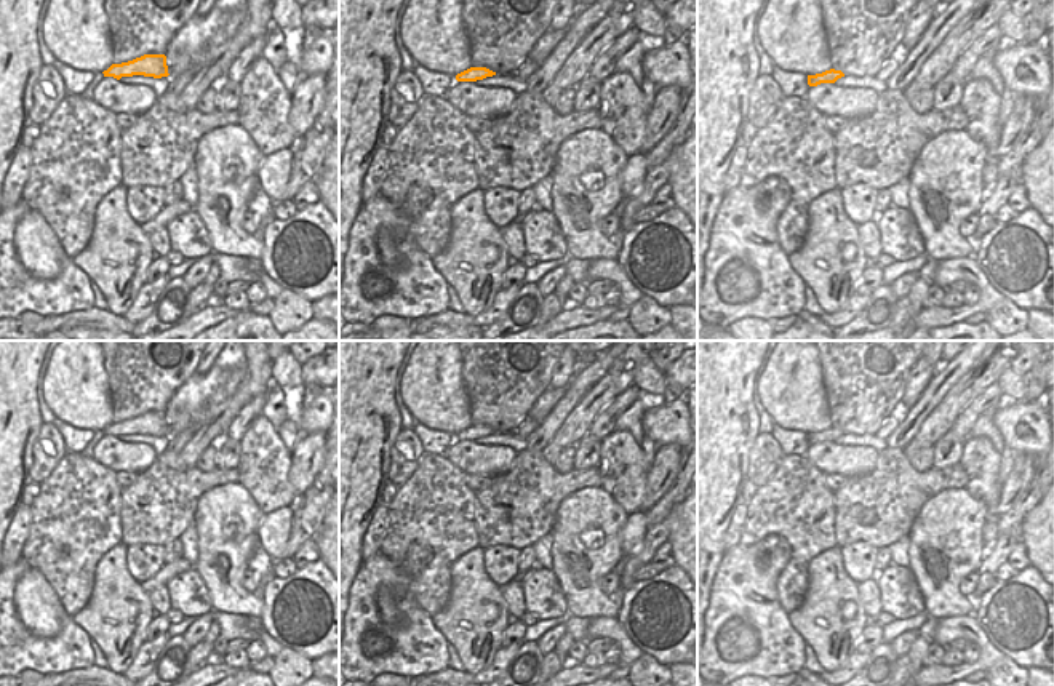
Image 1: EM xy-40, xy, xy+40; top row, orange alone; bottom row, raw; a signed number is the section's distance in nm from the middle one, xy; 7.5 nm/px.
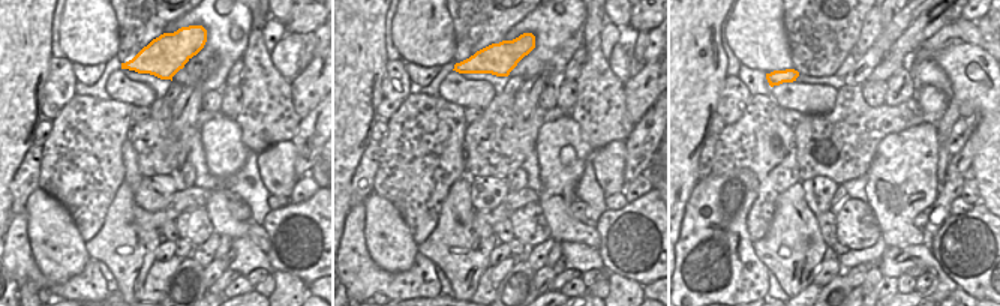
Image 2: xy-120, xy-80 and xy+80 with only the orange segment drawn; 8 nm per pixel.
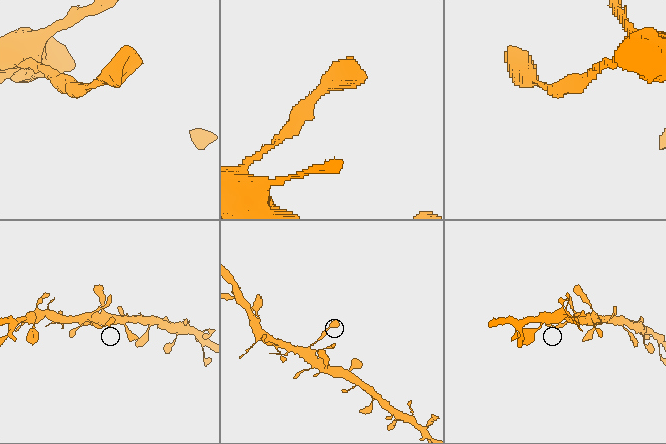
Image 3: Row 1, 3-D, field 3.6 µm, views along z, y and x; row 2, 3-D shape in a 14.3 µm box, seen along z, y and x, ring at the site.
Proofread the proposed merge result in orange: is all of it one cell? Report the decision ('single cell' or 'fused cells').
single cell

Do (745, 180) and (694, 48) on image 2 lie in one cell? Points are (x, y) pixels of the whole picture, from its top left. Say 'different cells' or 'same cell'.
different cells

